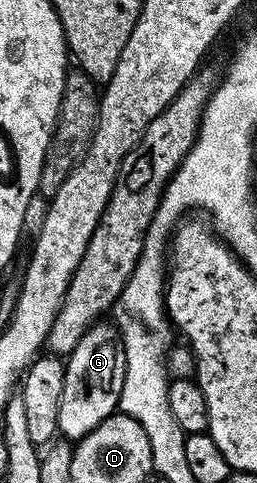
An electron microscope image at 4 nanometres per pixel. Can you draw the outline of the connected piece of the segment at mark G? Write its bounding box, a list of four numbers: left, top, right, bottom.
[57,321,125,440]

